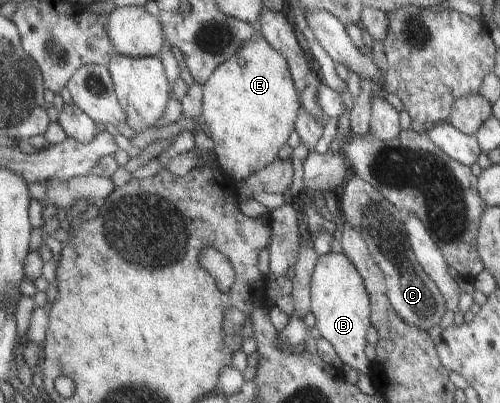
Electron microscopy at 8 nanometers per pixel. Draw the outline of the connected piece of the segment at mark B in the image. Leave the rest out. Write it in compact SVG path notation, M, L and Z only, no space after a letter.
M329 251L319 256L310 279L310 313L315 319L314 334L327 340L342 363L365 376L371 374L372 363L365 356L365 336L372 326L371 305L363 279L347 255Z

